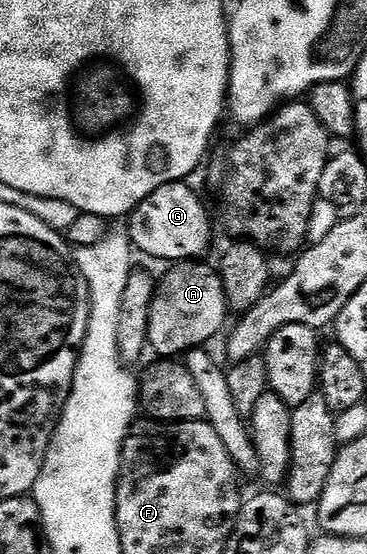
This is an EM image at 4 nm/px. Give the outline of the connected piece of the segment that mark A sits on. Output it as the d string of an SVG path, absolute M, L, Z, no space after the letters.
M196 260L181 262L173 265L164 279L159 279L150 308L148 345L160 353L157 355L161 359L172 360L208 344L230 315L223 278L215 269L200 265L204 264Z

